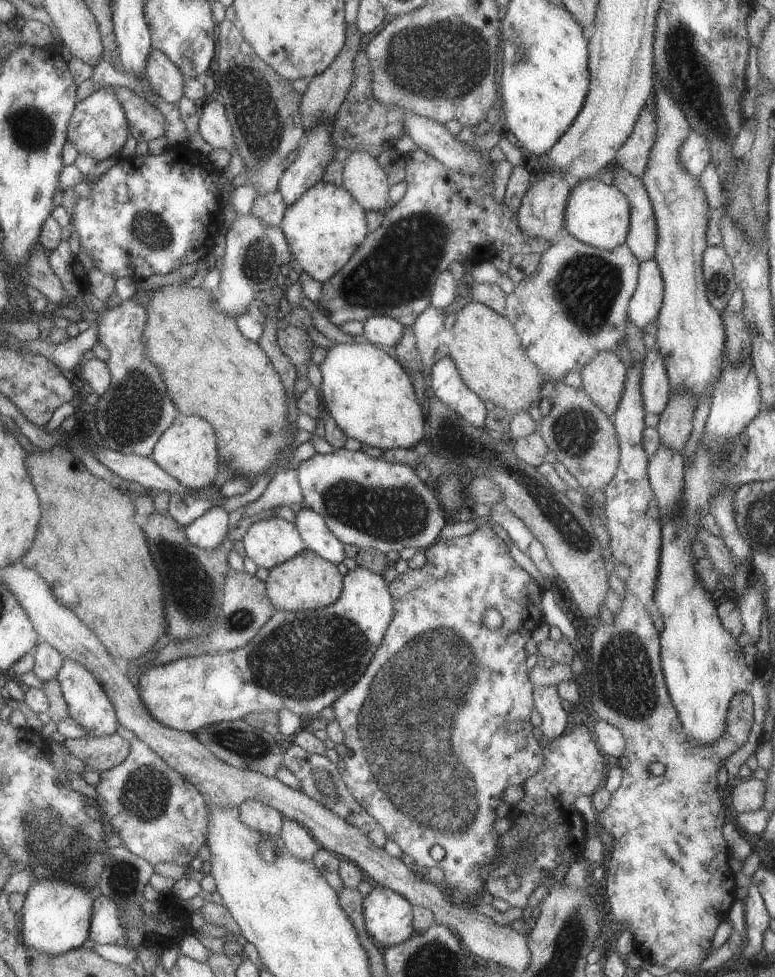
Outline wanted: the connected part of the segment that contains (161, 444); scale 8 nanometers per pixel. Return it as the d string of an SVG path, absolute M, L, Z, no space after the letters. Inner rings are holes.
M178 414L158 439L150 457L180 484L194 491L211 486L220 471L218 438L213 426L200 415Z

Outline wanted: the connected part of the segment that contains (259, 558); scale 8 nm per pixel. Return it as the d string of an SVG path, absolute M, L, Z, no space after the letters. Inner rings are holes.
M278 516L252 524L244 536L243 544L245 556L253 560L258 567L267 569L274 568L294 556L298 556L299 552L304 552L306 549L306 544L294 523Z

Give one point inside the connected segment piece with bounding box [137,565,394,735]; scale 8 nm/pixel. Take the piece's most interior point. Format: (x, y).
(303, 661)

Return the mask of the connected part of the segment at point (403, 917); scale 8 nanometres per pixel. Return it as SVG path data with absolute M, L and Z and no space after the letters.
M373 885L362 902L367 931L381 948L409 939L416 933L412 904L392 889Z

